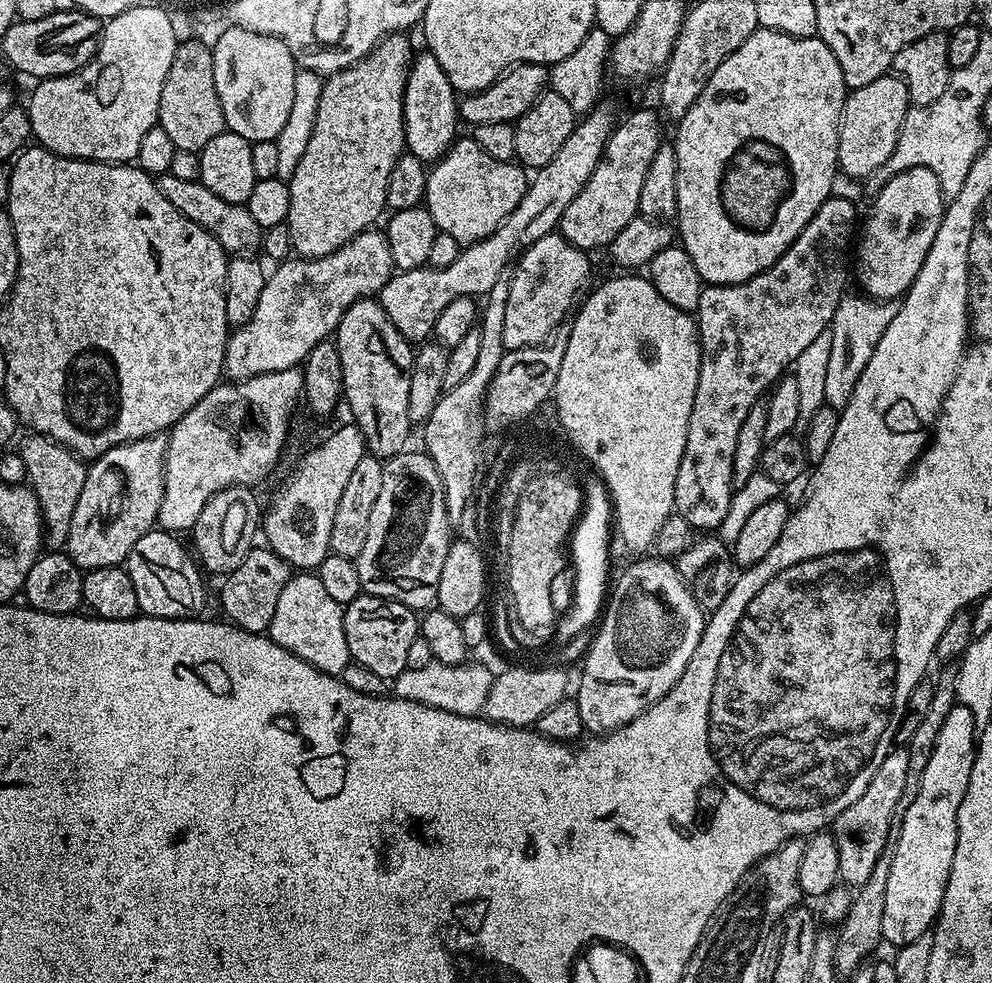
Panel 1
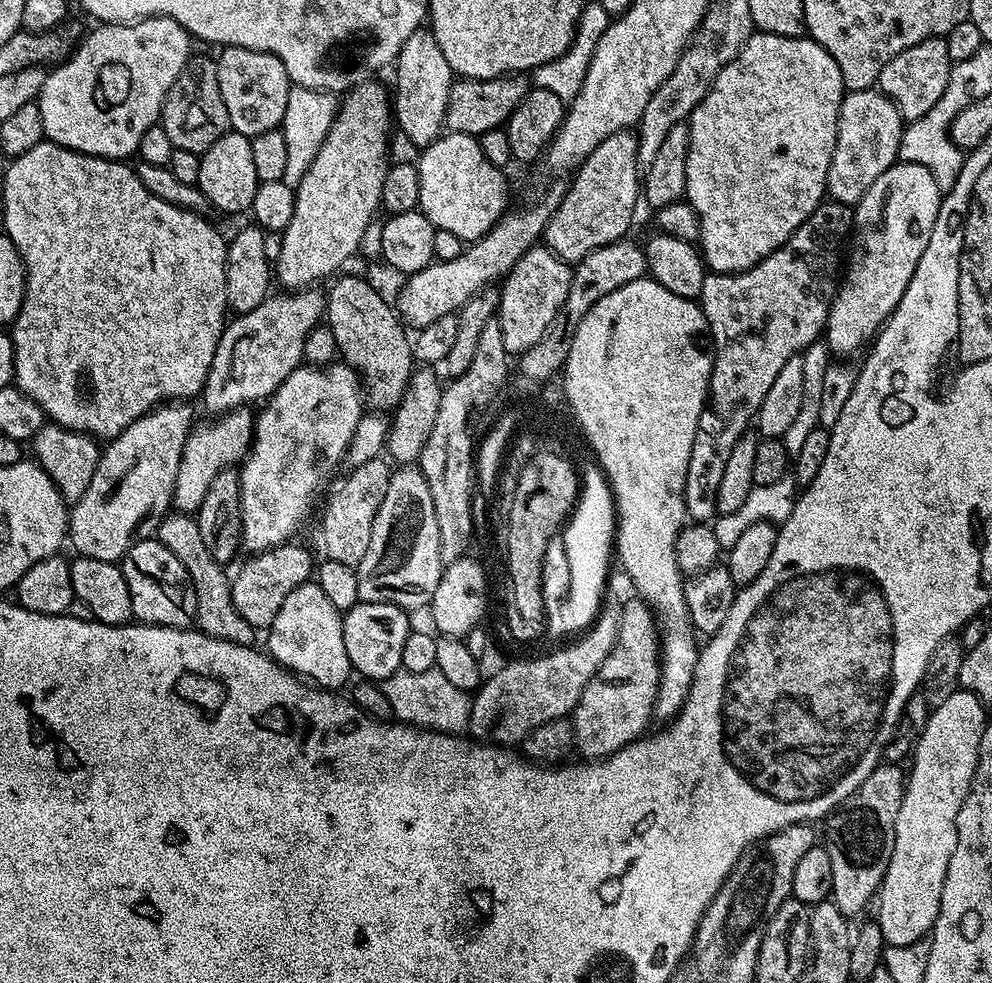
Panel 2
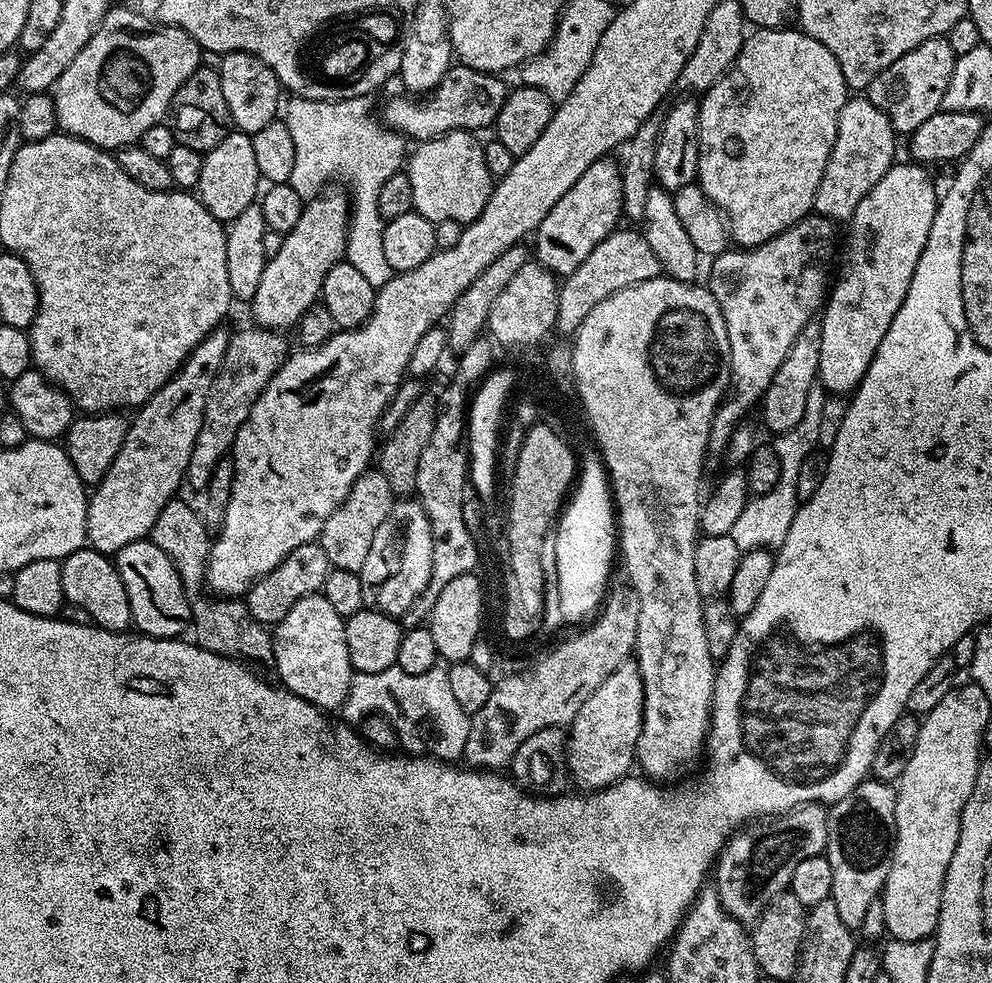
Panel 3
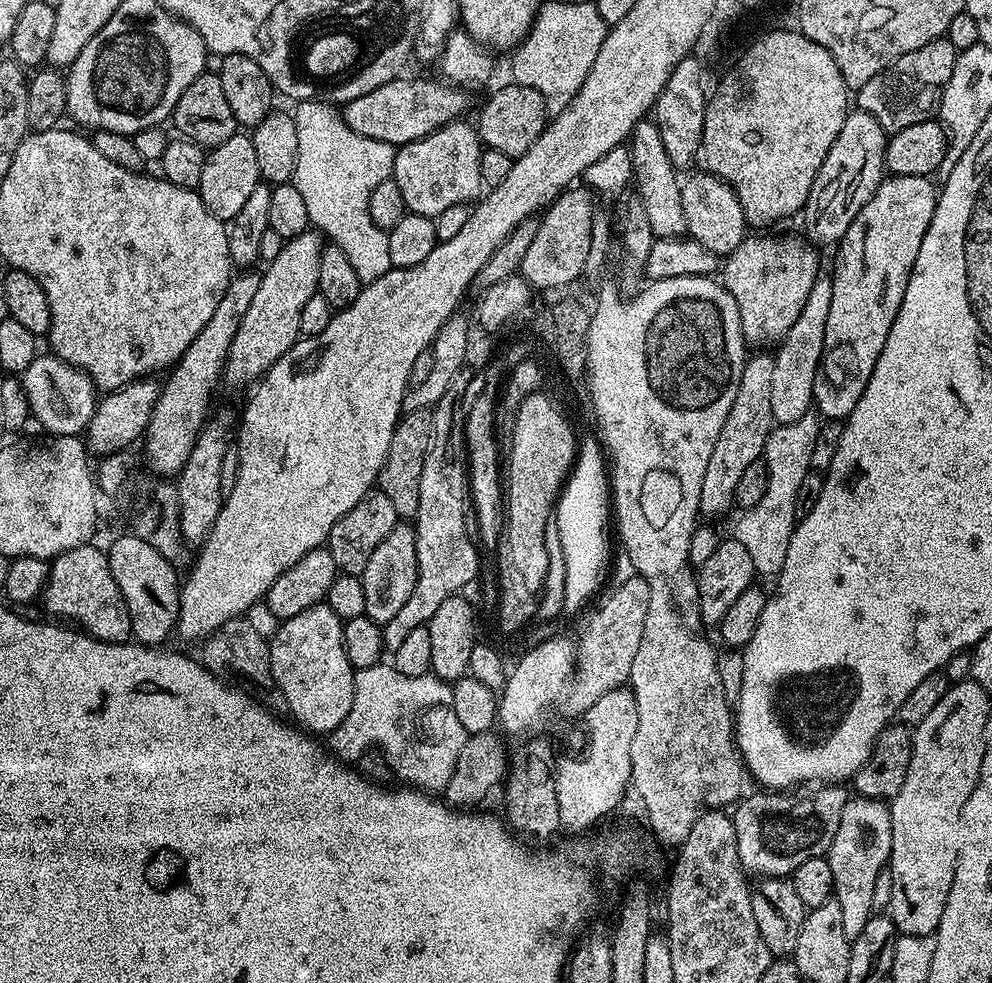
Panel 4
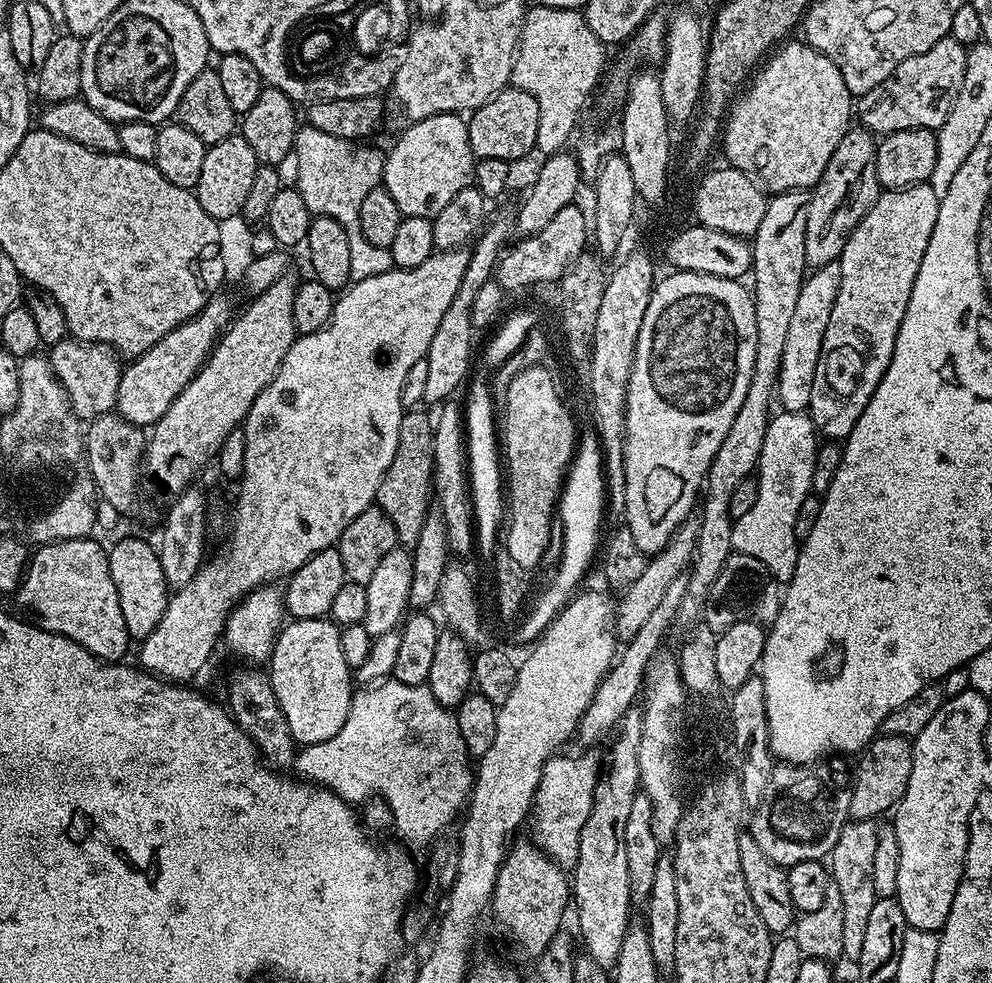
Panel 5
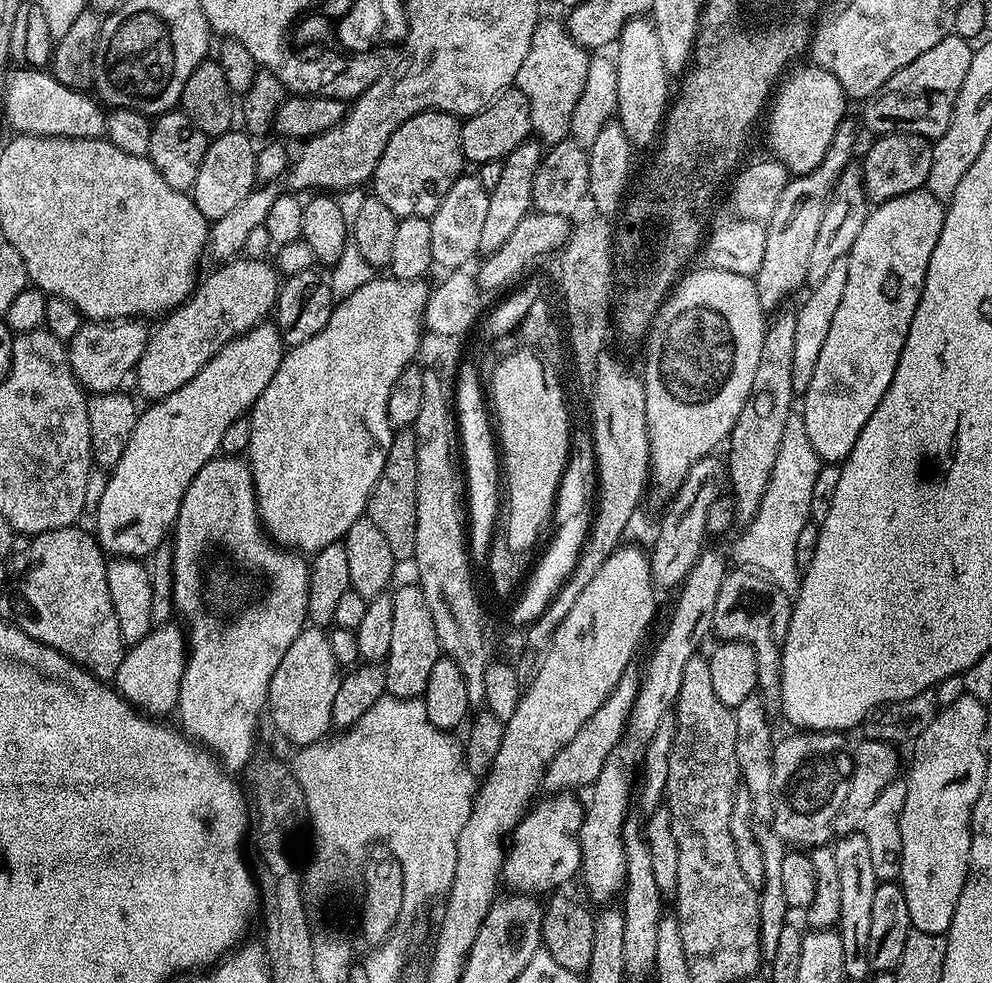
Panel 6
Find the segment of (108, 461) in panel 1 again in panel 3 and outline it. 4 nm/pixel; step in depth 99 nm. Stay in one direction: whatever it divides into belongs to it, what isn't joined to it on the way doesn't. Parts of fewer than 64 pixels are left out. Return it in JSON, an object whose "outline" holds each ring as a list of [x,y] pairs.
{"outline":[[[214,328],[205,340],[198,342],[196,349],[184,359],[184,365],[145,404],[140,405],[131,417],[122,448],[118,450],[114,462],[106,470],[99,484],[91,489],[88,497],[87,543],[95,552],[115,554],[122,550],[122,546],[130,546],[130,542],[145,539],[151,533],[154,522],[158,522],[158,514],[162,514],[165,506],[179,493],[176,491],[179,490],[180,484],[182,488],[185,483],[190,454],[194,450],[198,430],[202,430],[206,398],[210,394],[210,386],[214,386],[214,378],[218,378],[226,346],[230,346],[232,332],[226,328]]]}

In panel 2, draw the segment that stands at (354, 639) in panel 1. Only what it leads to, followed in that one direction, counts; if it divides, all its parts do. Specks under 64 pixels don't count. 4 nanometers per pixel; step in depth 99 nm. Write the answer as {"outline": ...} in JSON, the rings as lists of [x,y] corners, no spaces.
{"outline":[[[361,600],[349,612],[343,613],[342,642],[346,642],[346,658],[363,679],[387,682],[395,672],[401,671],[402,645],[410,631],[409,613],[386,602]]]}

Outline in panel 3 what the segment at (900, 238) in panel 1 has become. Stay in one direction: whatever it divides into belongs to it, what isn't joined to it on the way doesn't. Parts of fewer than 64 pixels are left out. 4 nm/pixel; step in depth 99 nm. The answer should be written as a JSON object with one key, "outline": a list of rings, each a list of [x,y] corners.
{"outline":[[[915,162],[900,163],[893,163],[888,173],[872,187],[870,194],[866,194],[866,198],[858,202],[858,210],[854,210],[851,220],[846,224],[848,245],[845,248],[843,245],[842,248],[844,261],[841,264],[839,261],[834,283],[827,293],[826,303],[818,320],[818,383],[828,394],[851,394],[862,382],[870,362],[874,362],[878,346],[882,346],[882,338],[886,338],[886,330],[890,330],[890,322],[894,322],[894,314],[898,314],[898,306],[902,306],[906,298],[906,290],[910,290],[910,278],[914,278],[918,258],[922,258],[922,250],[930,238],[930,226],[934,222],[938,203],[936,184],[928,173],[931,171]]]}

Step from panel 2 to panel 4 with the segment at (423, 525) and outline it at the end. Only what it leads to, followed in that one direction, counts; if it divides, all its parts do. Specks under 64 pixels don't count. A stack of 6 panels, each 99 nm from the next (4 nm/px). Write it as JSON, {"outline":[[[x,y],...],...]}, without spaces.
{"outline":[[[397,522],[394,530],[382,538],[378,550],[370,554],[370,562],[366,562],[366,570],[361,572],[359,577],[362,582],[362,590],[366,590],[366,610],[364,615],[368,616],[375,624],[384,625],[398,614],[398,609],[410,599],[410,590],[414,590],[414,582],[418,574],[418,550],[416,549],[416,529],[411,523]]]}

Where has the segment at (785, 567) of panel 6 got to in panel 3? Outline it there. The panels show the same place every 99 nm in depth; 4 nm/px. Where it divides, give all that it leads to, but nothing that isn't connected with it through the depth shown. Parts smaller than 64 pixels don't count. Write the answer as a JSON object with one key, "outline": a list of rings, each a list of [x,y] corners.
{"outline":[[[820,383],[810,386],[810,394],[806,397],[806,414],[802,414],[802,422],[790,430],[779,433],[775,437],[774,447],[780,463],[780,477],[769,493],[761,496],[753,495],[748,501],[746,510],[742,510],[742,518],[734,522],[731,535],[739,546],[741,553],[755,548],[775,550],[786,542],[786,534],[790,534],[790,522],[794,522],[794,514],[798,507],[796,491],[798,490],[798,470],[802,461],[818,448],[818,426],[822,426],[822,406],[826,399],[824,387]]]}

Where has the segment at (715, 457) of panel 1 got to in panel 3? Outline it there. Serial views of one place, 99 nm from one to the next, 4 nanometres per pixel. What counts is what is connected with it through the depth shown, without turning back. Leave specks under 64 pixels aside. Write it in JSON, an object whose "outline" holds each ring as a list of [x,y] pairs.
{"outline":[[[810,214],[757,247],[728,248],[711,259],[710,280],[707,280],[706,286],[714,294],[715,301],[722,310],[722,318],[726,318],[732,367],[732,389],[716,411],[714,422],[710,426],[708,451],[712,456],[723,457],[727,453],[730,438],[741,427],[743,420],[740,419],[755,404],[757,407],[763,401],[764,391],[768,389],[770,382],[774,382],[774,374],[778,374],[778,366],[782,366],[782,362],[786,362],[786,354],[790,354],[790,346],[794,346],[804,327],[817,319],[830,288],[830,273],[834,268],[832,255],[835,252],[837,255],[838,252],[836,228],[837,225],[824,216]]]}

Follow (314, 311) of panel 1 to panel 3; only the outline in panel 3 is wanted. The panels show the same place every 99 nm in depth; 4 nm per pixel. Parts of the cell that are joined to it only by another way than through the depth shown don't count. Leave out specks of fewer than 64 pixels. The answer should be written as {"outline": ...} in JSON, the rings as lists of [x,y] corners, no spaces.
{"outline":[[[259,326],[251,327],[244,328],[241,332],[238,332],[238,330],[233,331],[230,346],[226,346],[226,354],[222,366],[218,370],[218,378],[214,378],[214,386],[210,386],[210,394],[206,398],[202,430],[198,430],[198,438],[194,442],[194,450],[190,454],[188,475],[186,477],[187,487],[200,488],[200,490],[207,489],[212,477],[212,471],[216,469],[220,460],[229,455],[234,438],[238,434],[242,422],[246,422],[254,402],[264,393],[270,378],[274,378],[274,374],[280,369],[281,364],[289,355],[290,347],[288,348],[287,342],[280,337],[283,335],[279,331],[265,330]]]}

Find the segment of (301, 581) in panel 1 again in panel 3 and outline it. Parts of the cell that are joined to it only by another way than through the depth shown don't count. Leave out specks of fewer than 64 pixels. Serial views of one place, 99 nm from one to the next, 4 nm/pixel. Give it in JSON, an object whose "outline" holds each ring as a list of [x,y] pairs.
{"outline":[[[317,594],[294,602],[286,618],[275,624],[272,632],[275,675],[280,676],[279,683],[298,694],[298,698],[325,710],[339,710],[344,705],[352,681],[344,621],[345,617],[339,616],[322,594]]]}

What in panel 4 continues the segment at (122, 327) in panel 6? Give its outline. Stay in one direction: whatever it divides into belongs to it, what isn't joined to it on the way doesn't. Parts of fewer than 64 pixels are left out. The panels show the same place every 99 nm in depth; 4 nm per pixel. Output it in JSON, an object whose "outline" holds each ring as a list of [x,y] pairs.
{"outline":[[[37,354],[22,373],[31,419],[48,431],[49,437],[80,436],[87,429],[98,403],[98,389],[87,372],[51,354]]]}

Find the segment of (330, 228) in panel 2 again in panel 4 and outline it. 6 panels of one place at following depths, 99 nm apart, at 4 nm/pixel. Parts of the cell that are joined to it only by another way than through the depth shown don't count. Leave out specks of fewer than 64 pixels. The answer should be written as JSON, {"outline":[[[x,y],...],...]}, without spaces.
{"outline":[[[309,230],[287,241],[282,254],[267,261],[265,268],[268,269],[263,269],[258,290],[242,318],[242,326],[238,326],[234,342],[230,342],[222,377],[225,385],[228,383],[232,388],[240,388],[243,384],[251,385],[259,381],[274,366],[274,362],[286,354],[286,350],[296,345],[300,336],[298,317],[302,314],[302,306],[317,295],[320,287],[318,266],[325,247],[325,237],[315,230]]]}

